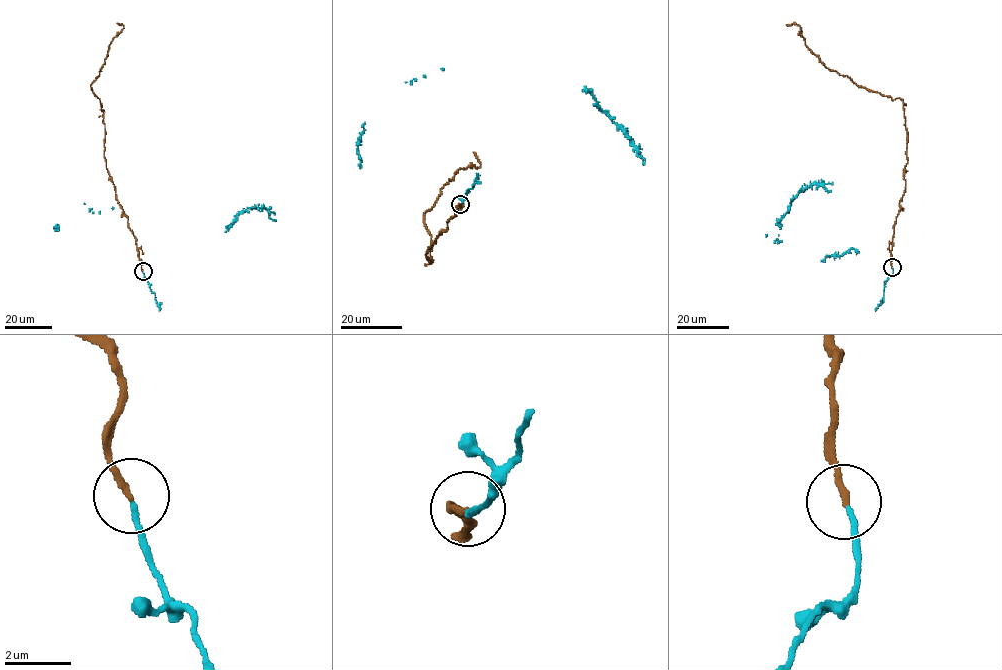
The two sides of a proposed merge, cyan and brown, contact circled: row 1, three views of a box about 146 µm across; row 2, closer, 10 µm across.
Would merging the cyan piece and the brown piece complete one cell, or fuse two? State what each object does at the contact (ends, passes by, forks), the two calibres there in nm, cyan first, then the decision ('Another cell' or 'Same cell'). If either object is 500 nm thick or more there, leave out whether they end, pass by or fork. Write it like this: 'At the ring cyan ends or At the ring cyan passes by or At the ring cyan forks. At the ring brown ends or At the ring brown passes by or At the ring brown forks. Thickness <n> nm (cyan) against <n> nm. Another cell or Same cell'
At the ring cyan ends. At the ring brown ends. Thickness 150 nm (cyan) against 200 nm. Same cell

